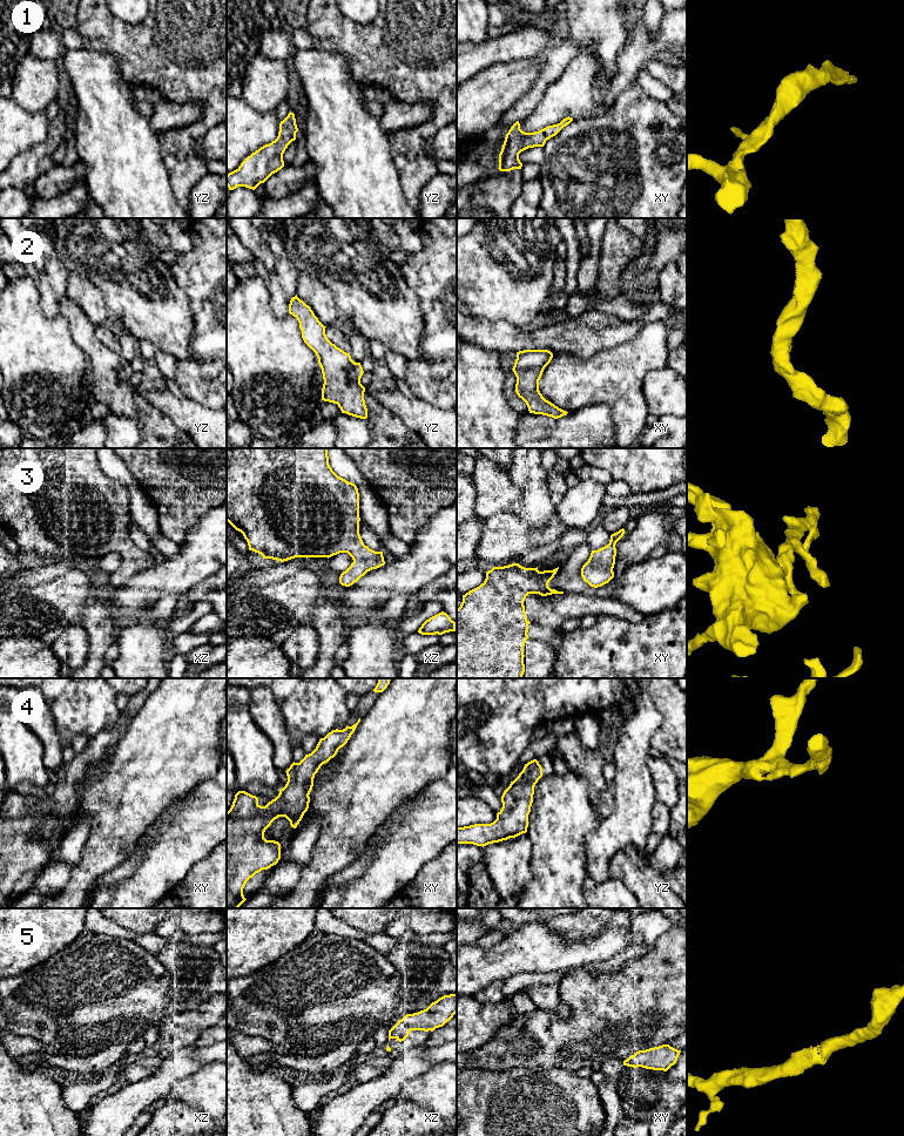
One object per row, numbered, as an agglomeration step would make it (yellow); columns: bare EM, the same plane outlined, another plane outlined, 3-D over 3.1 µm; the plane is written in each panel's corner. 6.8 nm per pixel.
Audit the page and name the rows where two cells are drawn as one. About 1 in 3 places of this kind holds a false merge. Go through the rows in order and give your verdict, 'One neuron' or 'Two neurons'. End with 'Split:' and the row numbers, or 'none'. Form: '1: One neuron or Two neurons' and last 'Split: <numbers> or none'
1: One neuron
2: One neuron
3: One neuron
4: One neuron
5: One neuron
Split: none

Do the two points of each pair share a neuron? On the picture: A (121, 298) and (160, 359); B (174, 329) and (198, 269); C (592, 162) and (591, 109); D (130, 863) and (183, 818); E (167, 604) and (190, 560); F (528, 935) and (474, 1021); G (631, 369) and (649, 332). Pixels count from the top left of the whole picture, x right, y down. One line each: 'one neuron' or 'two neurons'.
A: two neurons
B: two neurons
C: two neurons
D: two neurons
E: two neurons
F: two neurons
G: one neuron

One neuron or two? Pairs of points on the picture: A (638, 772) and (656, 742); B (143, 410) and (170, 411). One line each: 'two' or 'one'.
A: two
B: two

